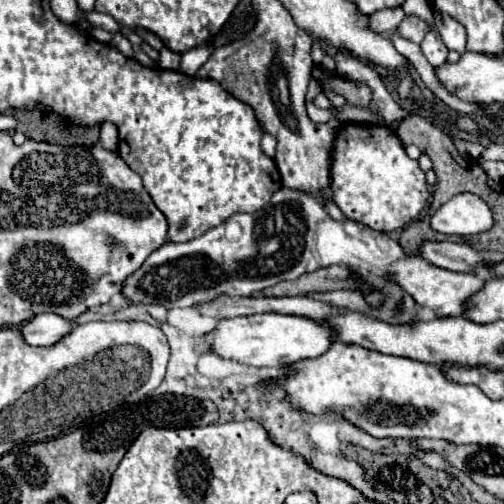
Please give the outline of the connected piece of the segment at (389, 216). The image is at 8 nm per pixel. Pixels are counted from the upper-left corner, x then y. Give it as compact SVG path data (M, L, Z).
M341 123L331 149L331 189L333 201L345 217L359 219L361 223L367 223L371 229L381 233L403 229L403 225L407 225L419 215L419 211L429 199L429 185L419 163L405 153L403 143L393 129L375 123Z

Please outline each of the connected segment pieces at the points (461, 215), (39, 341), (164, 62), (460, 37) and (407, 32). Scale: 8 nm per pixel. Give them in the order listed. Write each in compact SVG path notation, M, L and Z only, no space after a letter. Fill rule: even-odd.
M473 193L455 195L431 217L431 227L445 235L477 235L491 229L491 223L489 207Z
M43 313L43 315L37 315L33 321L27 321L21 327L21 331L23 331L23 337L27 339L27 343L31 343L31 345L55 345L67 333L71 333L73 327L75 327L75 323L67 321L61 315Z
M167 47L159 53L159 61L157 61L157 67L161 69L173 69L177 71L179 69L179 59L181 55L175 55L173 51L167 51Z
M433 11L433 19L435 19L435 29L441 35L443 43L447 45L447 49L463 53L465 51L465 37L467 37L465 27L459 21L455 21L453 17L449 17L447 13Z
M405 15L405 19L403 19L401 25L399 25L399 33L401 33L405 39L413 41L413 43L421 43L423 37L425 37L429 31L431 31L429 23L423 21L421 17L415 17L415 15Z

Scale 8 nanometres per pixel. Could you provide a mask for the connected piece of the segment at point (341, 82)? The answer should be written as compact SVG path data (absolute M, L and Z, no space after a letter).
M313 67L313 77L315 77L317 81L321 81L321 87L333 89L335 93L343 95L343 97L347 99L347 103L367 107L367 103L369 103L369 99L371 99L371 89L369 89L369 87L363 87L363 85L357 85L357 83L351 83L351 81L347 81L347 79L339 79L339 77L325 79L319 67Z

